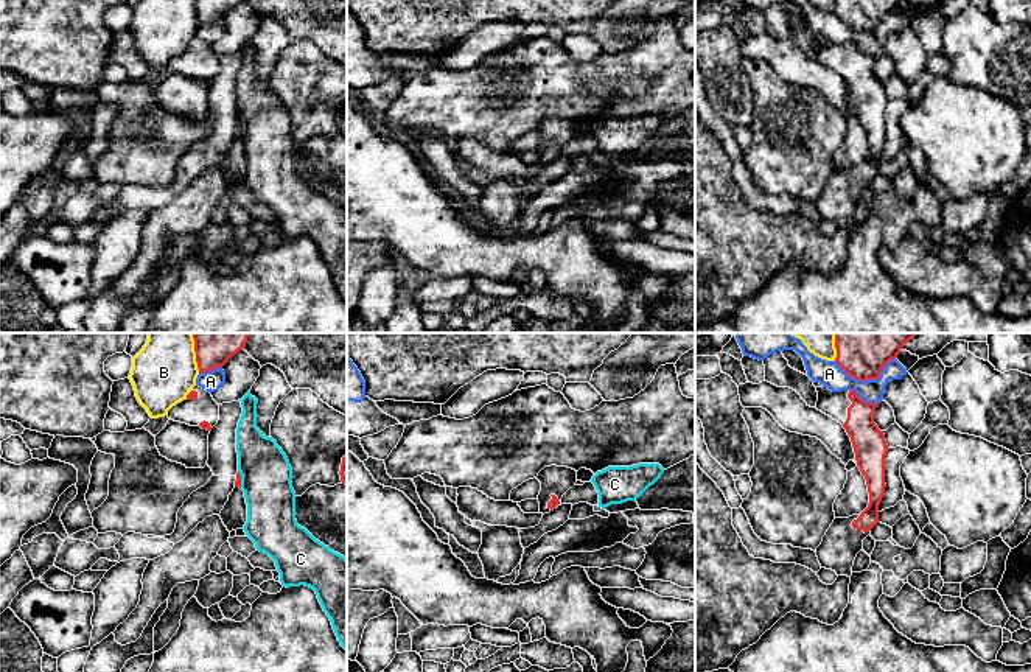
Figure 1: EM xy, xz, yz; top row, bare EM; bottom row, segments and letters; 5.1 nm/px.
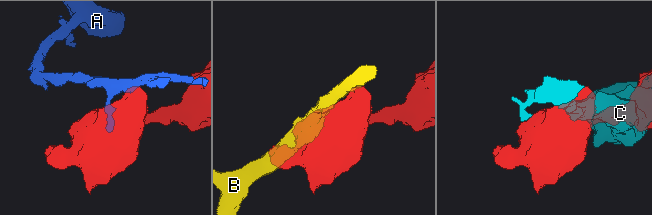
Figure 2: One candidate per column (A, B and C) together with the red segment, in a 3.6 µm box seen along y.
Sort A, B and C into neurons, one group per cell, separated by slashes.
A / B / C

